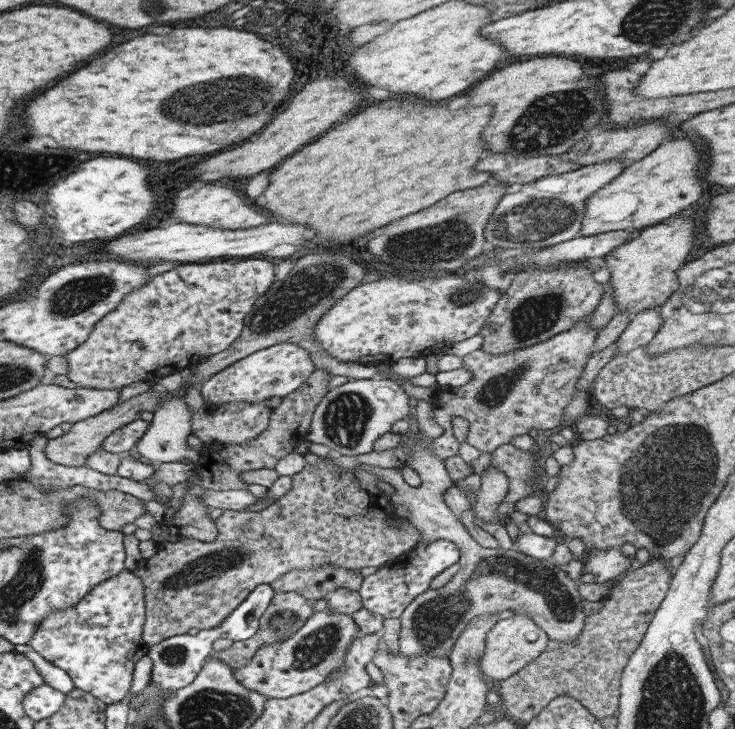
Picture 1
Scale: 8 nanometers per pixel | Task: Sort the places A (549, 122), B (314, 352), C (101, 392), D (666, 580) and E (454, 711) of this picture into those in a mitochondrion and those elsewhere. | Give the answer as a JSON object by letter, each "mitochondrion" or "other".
{"A":"mitochondrion","B":"other","C":"other","D":"other","E":"other"}

